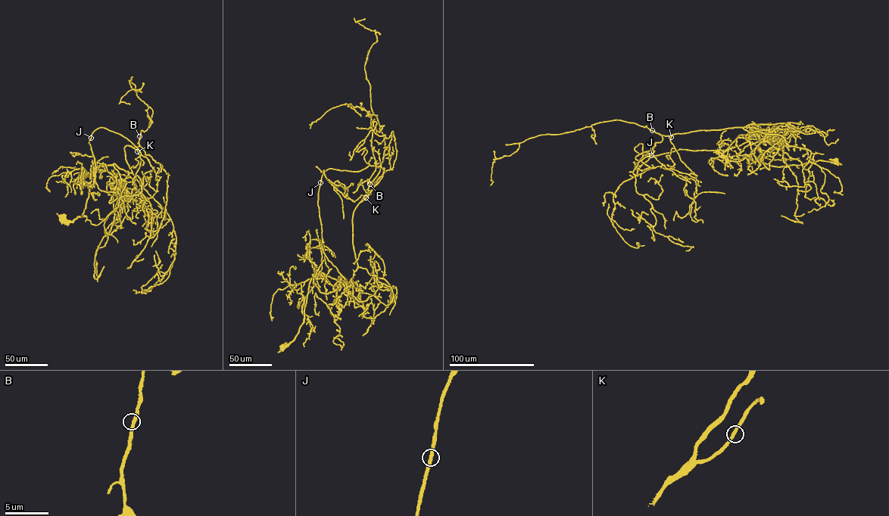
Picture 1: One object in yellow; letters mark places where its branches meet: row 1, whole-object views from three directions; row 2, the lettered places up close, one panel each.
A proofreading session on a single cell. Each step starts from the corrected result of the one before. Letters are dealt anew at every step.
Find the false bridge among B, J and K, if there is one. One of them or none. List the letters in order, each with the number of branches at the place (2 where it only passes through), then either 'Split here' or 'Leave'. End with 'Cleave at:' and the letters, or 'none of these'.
B: Branches: 2. Leave
J: Branches: 2. Leave
K: Branches: 2. Leave
Cleave at: none of these

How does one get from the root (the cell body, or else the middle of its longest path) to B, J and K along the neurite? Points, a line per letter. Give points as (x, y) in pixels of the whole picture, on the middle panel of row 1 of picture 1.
B: (283, 347), (304, 321), (313, 274), (322, 273), (332, 284), (352, 279), (357, 266), (352, 217), (369, 184)
J: (283, 347), (297, 333), (310, 282), (322, 268), (320, 182)
K: (283, 347), (304, 321), (313, 274), (322, 273), (332, 284), (352, 279), (357, 266), (352, 217), (366, 197)

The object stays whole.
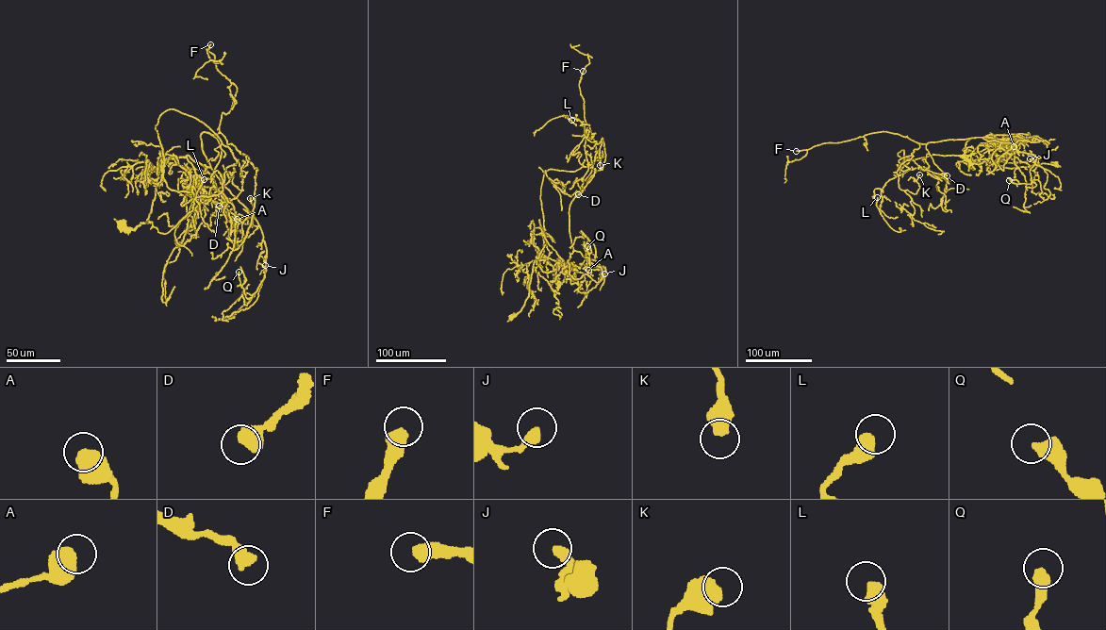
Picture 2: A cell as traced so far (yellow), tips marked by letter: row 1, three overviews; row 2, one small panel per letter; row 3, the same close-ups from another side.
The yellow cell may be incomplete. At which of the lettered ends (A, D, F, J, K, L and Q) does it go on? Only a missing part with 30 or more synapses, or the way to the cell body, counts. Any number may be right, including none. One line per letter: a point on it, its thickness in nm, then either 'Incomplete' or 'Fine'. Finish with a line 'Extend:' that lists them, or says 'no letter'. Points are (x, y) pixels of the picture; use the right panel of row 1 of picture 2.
A: Place: (1014, 146). Thickness 700 nm. Fine
D: Place: (947, 175). Thickness 600 nm. Fine
F: Place: (796, 151). Thickness 500 nm. Incomplete
J: Place: (1030, 158). Thickness 380 nm. Fine
K: Place: (919, 174). Thickness 600 nm. Fine
L: Place: (877, 197). Thickness 550 nm. Fine
Q: Place: (1009, 180). Thickness 460 nm. Fine
Extend: F

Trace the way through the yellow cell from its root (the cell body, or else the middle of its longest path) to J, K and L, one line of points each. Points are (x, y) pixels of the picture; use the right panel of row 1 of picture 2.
J: (1055, 164), (1004, 167), (984, 145), (991, 134), (982, 137), (1012, 143), (1033, 154), (1030, 158)
K: (1055, 164), (999, 165), (984, 145), (990, 132), (919, 143), (897, 172), (899, 188), (916, 193), (919, 174)
L: (1055, 164), (1005, 168), (987, 148), (912, 159), (901, 150), (909, 161), (879, 209), (877, 197)

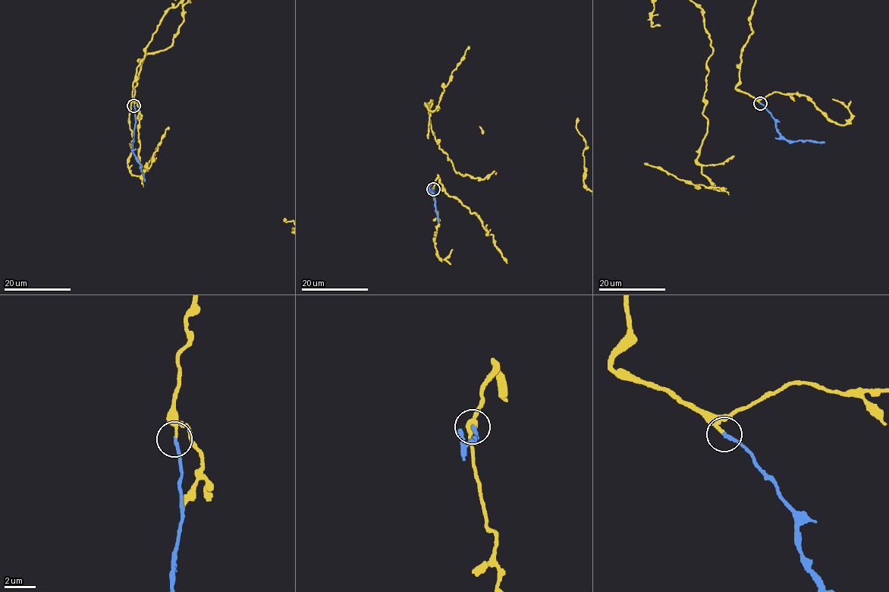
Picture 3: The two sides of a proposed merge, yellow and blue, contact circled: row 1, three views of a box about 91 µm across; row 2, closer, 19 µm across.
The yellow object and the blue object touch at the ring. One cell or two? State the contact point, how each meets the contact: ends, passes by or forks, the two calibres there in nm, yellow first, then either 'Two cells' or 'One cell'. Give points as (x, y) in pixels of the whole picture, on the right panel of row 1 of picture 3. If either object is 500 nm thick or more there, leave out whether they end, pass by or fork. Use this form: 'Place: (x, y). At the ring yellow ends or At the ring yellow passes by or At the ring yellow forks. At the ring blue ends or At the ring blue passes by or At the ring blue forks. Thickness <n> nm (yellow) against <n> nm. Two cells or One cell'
Place: (760, 103). At the ring yellow ends. At the ring blue ends. Thickness 180 nm (yellow) against 240 nm. One cell

